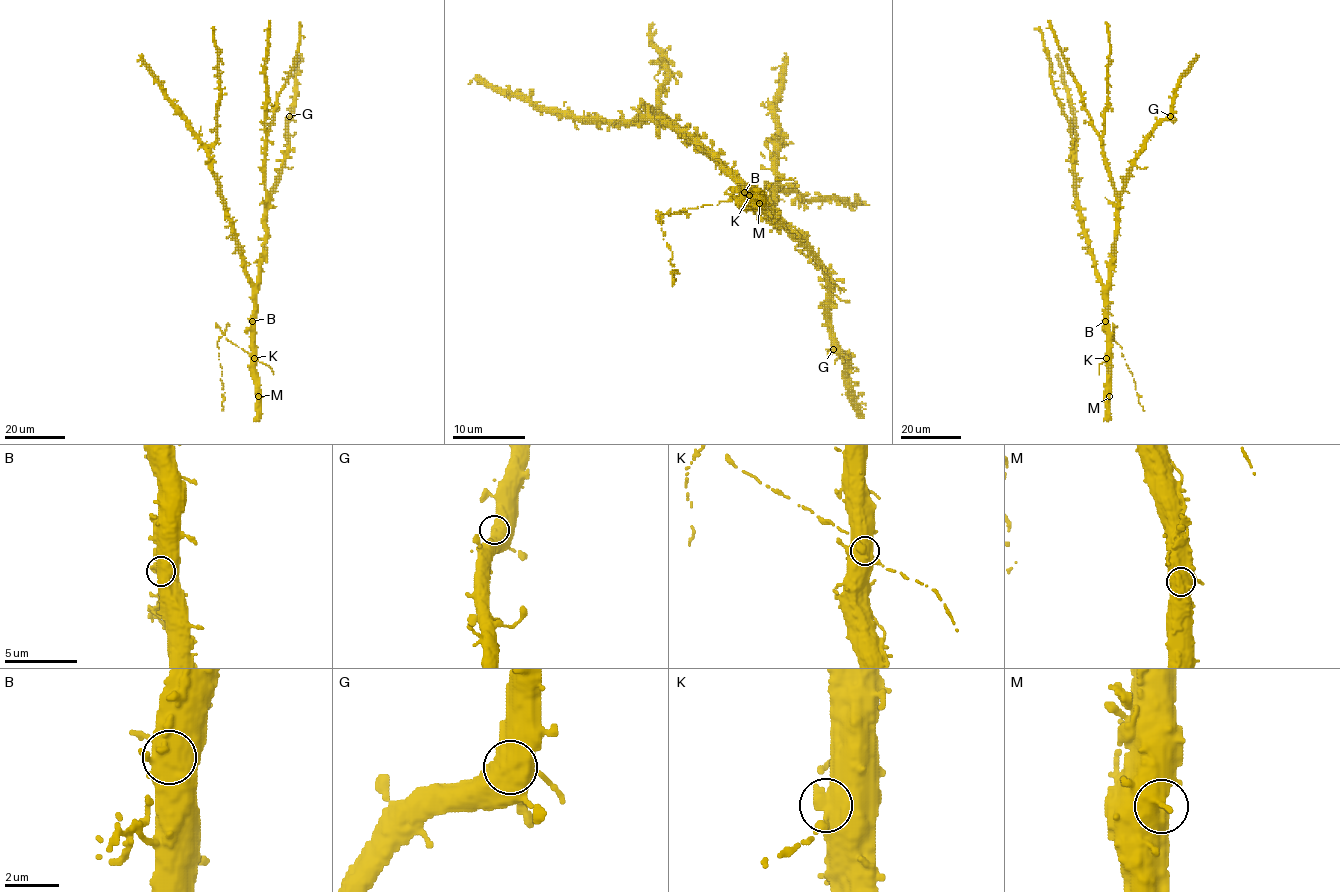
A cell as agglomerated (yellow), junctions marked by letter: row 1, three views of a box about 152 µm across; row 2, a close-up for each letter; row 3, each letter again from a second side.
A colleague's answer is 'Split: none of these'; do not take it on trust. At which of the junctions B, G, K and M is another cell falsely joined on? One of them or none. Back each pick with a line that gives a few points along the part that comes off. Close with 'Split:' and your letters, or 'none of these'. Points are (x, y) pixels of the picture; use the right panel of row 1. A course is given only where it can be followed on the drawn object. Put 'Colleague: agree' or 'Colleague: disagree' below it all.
K: course (1106, 358), (1114, 334), (1133, 374), (1139, 403), (1144, 411)
Split: K
Colleague: disagree

